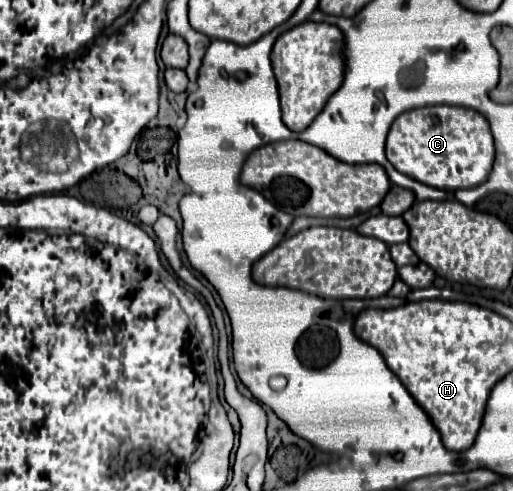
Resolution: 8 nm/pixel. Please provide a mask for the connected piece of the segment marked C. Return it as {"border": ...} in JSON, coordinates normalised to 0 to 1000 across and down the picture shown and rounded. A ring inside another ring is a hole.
{"border":[[[827,216],[780,232],[752,285],[752,322],[768,342],[823,375],[881,391],[951,367],[963,334],[963,281],[951,244],[901,216]]]}

